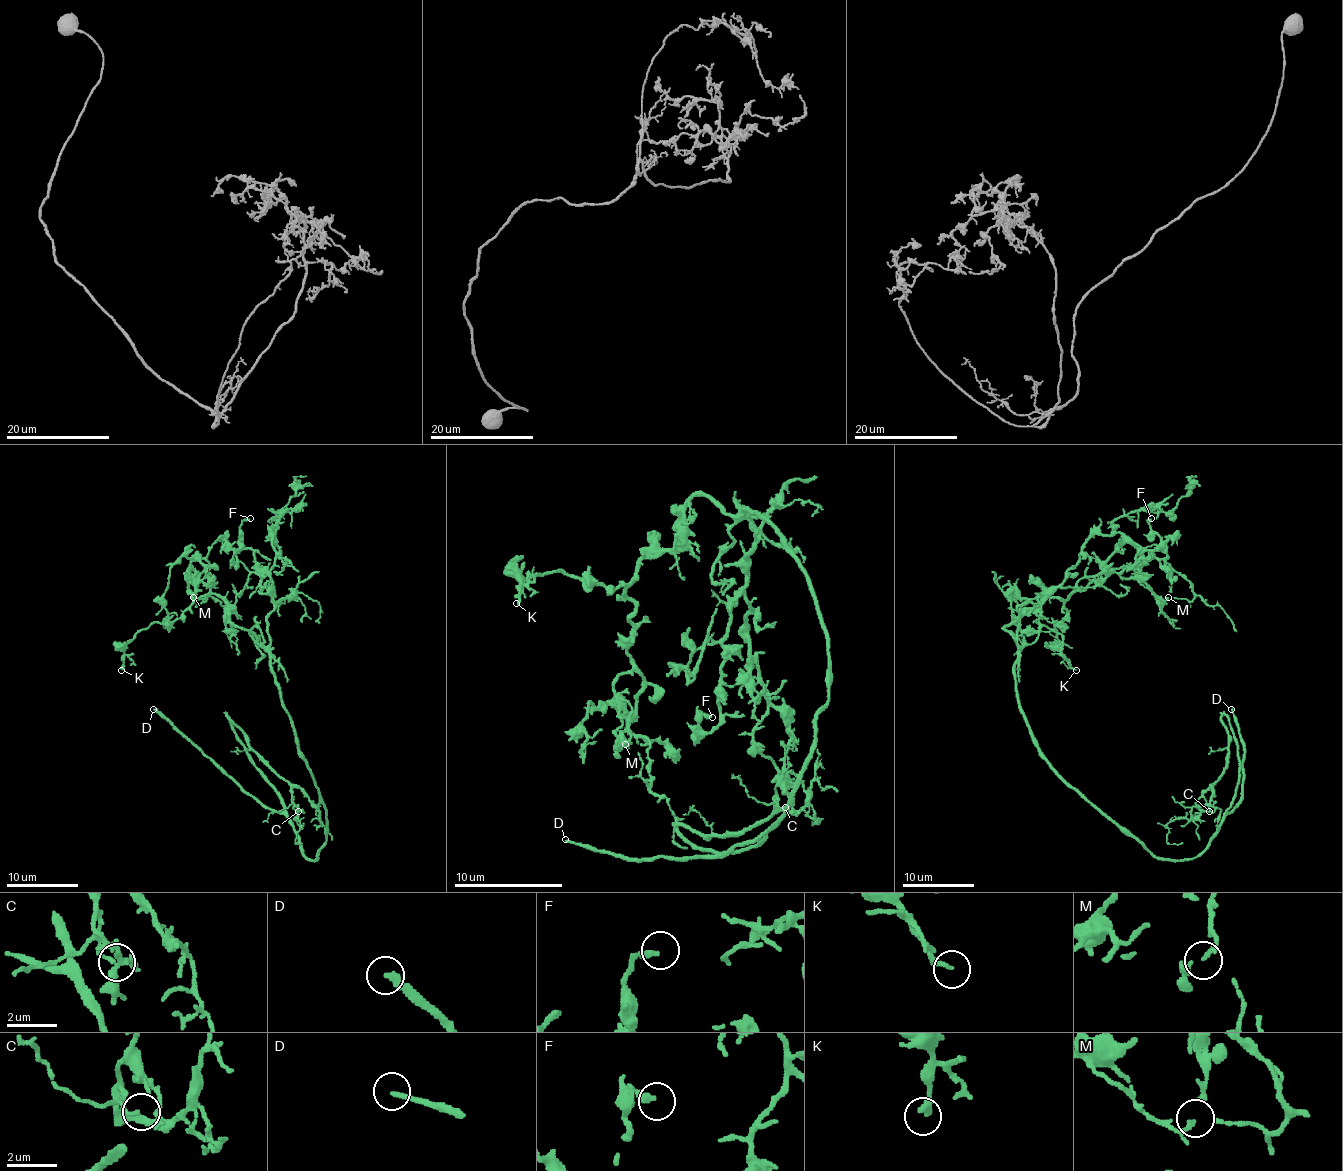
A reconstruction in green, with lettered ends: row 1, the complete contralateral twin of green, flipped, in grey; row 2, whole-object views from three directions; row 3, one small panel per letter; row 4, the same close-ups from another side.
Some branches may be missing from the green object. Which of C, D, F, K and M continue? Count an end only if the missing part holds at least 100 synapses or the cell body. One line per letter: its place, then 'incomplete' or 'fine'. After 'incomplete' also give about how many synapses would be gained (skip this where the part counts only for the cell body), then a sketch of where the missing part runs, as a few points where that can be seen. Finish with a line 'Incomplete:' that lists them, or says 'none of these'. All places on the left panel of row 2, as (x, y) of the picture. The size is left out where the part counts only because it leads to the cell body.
C: (298, 811) | fine
D: (153, 709) | incomplete | (153, 709), (41, 654), (75, 595), (86, 476)
F: (250, 518) | fine
K: (121, 670) | fine
M: (193, 597) | fine
Incomplete: D

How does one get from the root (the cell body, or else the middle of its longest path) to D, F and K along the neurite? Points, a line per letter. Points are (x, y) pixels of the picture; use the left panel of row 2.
D: (319, 789), (326, 843), (316, 859), (308, 859), (284, 814), (246, 795), (153, 709)
F: (319, 789), (271, 668), (267, 615), (278, 602), (260, 584), (255, 550), (241, 540), (250, 518)
K: (319, 789), (269, 654), (230, 620), (219, 597), (205, 593), (178, 618), (141, 629), (121, 670)

